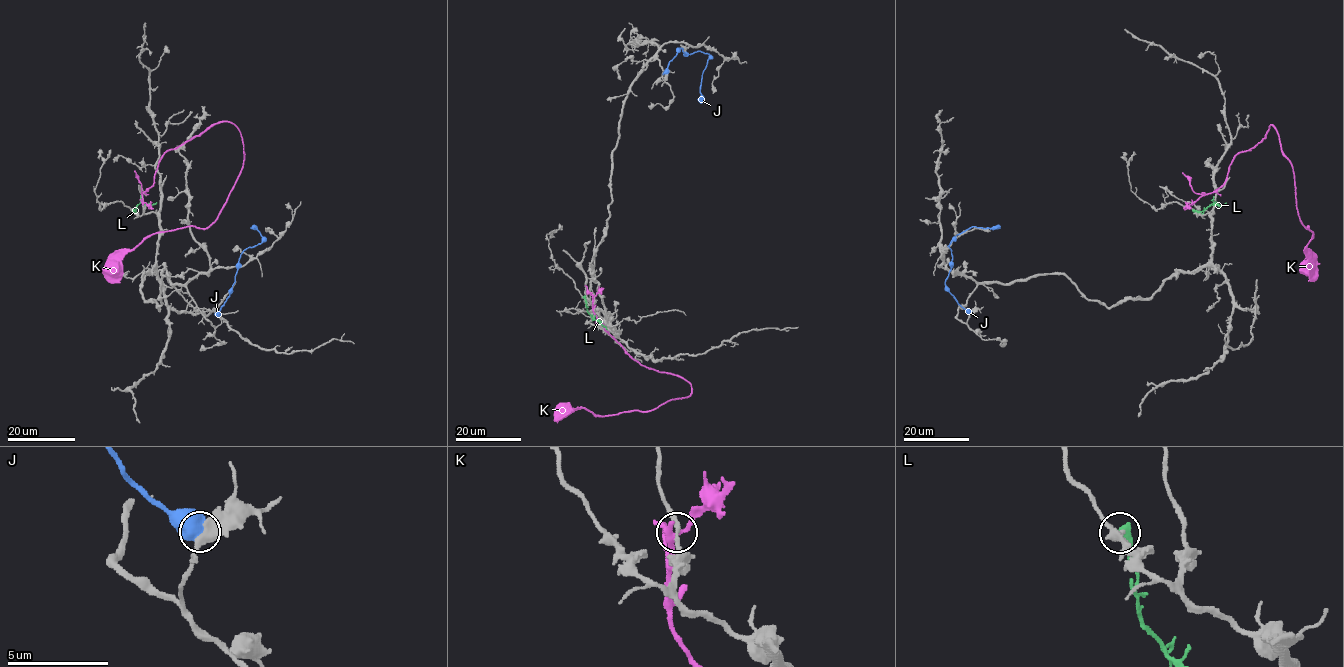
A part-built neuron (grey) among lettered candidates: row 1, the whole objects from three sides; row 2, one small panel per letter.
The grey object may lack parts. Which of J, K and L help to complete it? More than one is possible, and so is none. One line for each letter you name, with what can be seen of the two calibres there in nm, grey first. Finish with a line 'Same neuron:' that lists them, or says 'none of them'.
Same neuron: none of them

